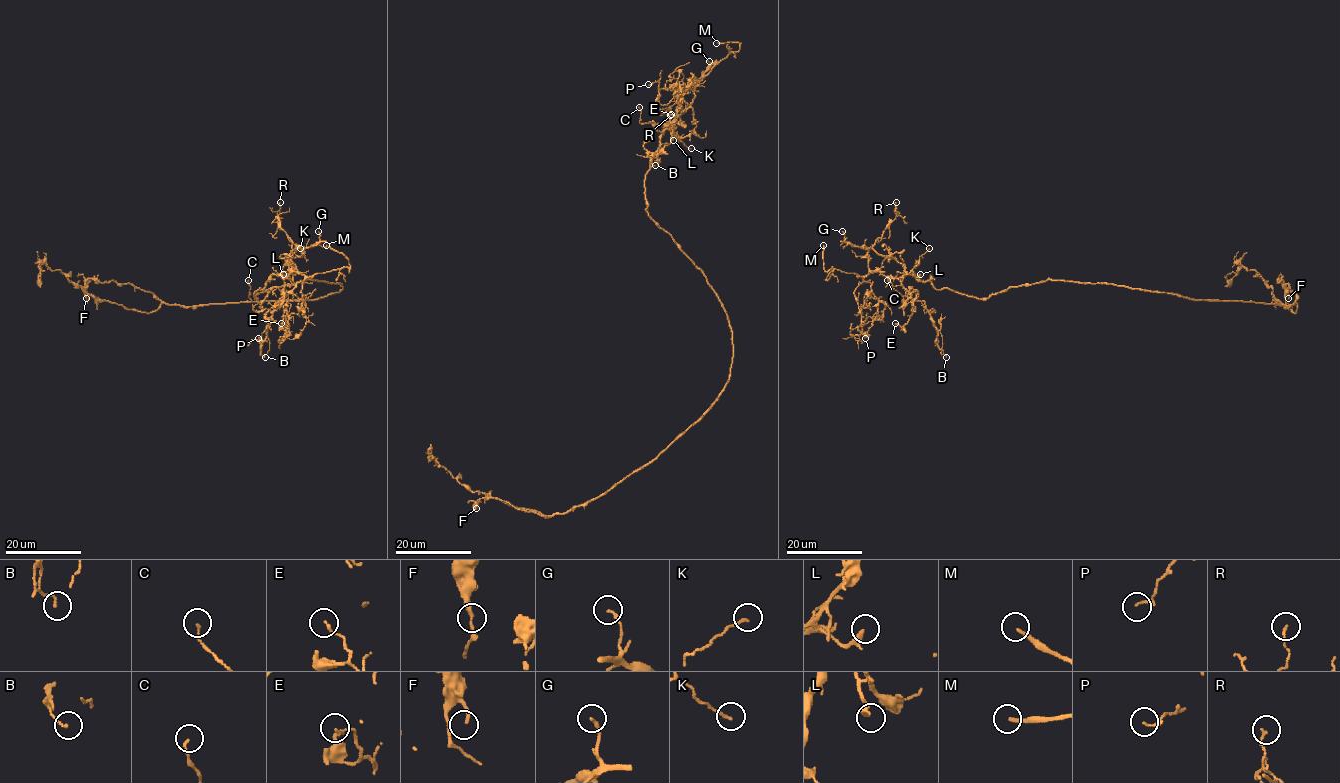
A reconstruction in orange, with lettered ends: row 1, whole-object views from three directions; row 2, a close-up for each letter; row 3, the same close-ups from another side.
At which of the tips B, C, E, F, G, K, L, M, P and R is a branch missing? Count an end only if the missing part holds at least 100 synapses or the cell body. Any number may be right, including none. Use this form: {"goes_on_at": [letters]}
{"goes_on_at": ["M"]}

